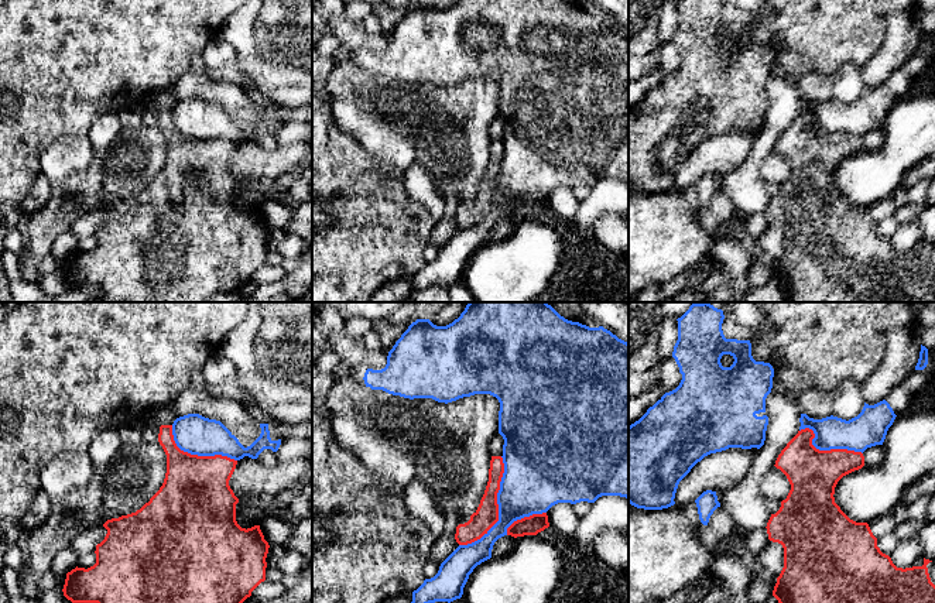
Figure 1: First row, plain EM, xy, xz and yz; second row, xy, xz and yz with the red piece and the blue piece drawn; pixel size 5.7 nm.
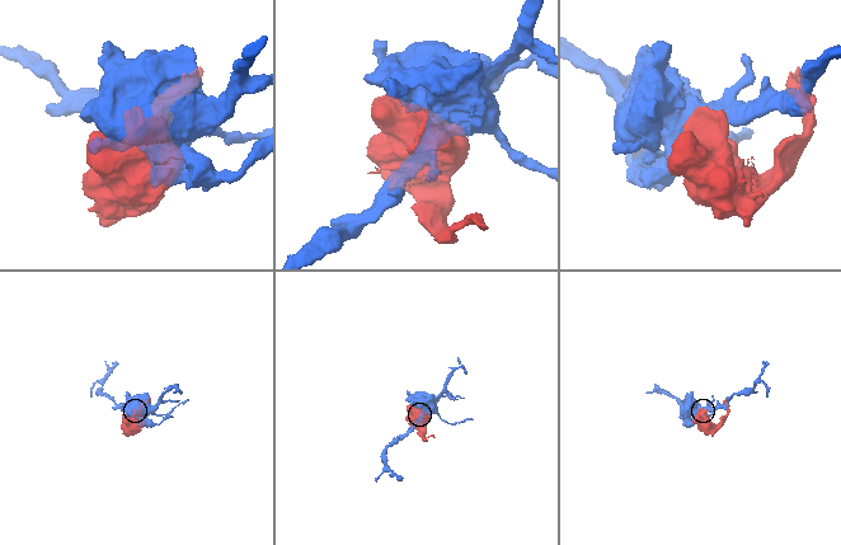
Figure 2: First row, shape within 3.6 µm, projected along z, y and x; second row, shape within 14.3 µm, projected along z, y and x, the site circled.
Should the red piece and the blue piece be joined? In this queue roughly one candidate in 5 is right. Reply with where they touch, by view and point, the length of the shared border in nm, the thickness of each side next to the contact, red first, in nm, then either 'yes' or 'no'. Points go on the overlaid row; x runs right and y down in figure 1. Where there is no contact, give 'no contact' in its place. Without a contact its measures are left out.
xz (497, 507) | 550 nm | 140/360 nm | no

